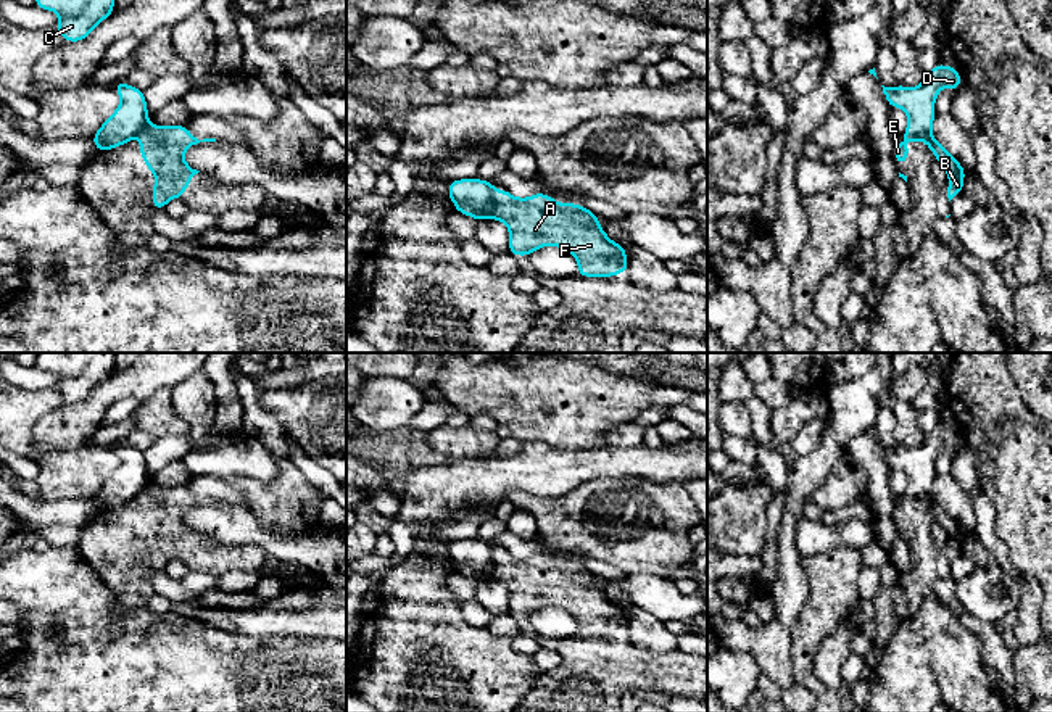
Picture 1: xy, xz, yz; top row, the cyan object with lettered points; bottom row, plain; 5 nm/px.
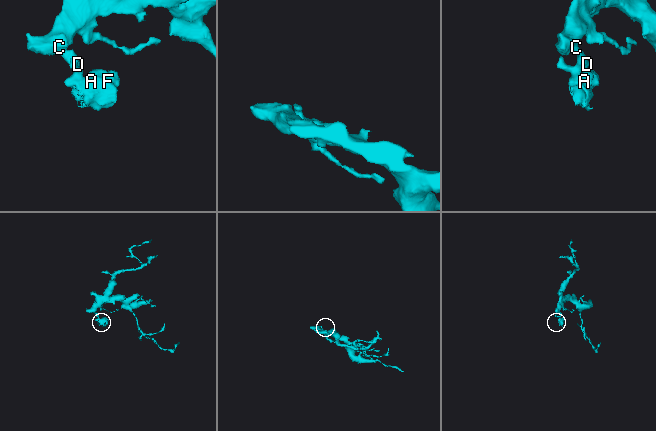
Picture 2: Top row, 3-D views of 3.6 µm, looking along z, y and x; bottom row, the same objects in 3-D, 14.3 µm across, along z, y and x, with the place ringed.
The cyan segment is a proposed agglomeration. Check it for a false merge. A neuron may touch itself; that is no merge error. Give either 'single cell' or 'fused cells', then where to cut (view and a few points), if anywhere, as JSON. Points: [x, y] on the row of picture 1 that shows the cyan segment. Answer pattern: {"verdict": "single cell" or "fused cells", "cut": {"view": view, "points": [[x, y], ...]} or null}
{"verdict": "fused cells", "cut": {"view": "xz", "points": [[492, 184], [492, 213], [488, 216]]}}

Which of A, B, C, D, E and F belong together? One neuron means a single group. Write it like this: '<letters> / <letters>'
A B E F / C D

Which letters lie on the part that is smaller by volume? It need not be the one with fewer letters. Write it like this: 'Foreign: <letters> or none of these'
Foreign: A, B, E, F

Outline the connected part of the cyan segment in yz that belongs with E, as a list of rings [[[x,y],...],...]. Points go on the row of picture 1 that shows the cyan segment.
[[[902,135],[899,137],[896,148],[894,148],[894,161],[897,166],[899,164],[907,166],[909,161],[905,159],[905,156],[913,151],[912,147],[907,147],[907,148],[902,147],[904,139],[910,142],[915,142],[917,139],[920,139],[922,142],[925,142],[928,148],[933,151],[933,155],[936,156],[938,163],[946,169],[949,176],[949,187],[947,187],[949,201],[955,195],[963,192],[963,179],[965,179],[963,166],[933,135],[926,135],[926,137]]]

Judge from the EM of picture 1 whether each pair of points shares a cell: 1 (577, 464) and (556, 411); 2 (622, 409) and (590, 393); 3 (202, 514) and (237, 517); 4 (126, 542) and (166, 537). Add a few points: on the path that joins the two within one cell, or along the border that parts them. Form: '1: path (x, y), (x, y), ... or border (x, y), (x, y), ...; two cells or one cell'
1: border (535, 440), (564, 450), (595, 450), (606, 445); two cells
2: path (614, 401), (598, 400); one cell
3: path (210, 517), (229, 517); one cell
4: path (136, 538), (157, 537); one cell

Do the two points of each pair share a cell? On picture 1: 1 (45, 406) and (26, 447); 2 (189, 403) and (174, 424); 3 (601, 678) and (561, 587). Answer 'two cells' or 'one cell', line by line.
1: one cell
2: two cells
3: one cell

